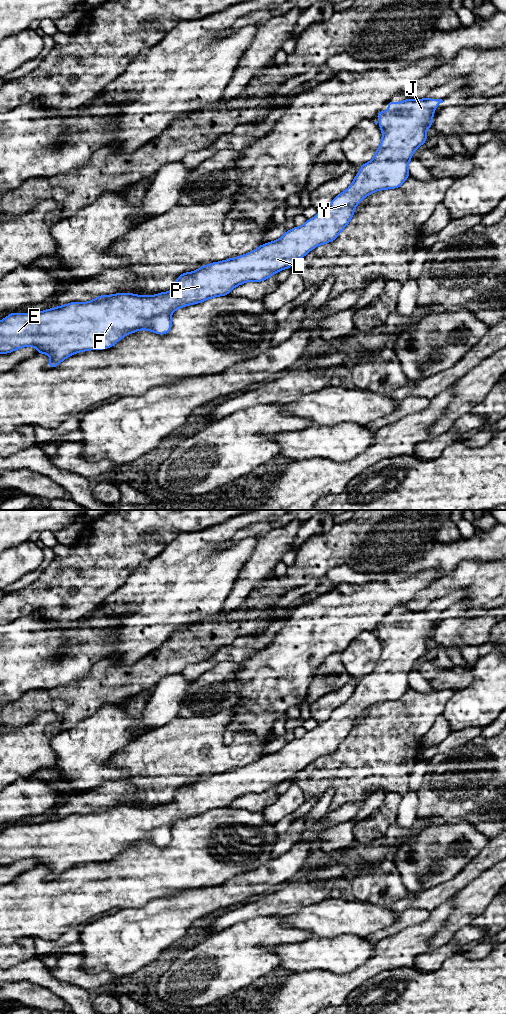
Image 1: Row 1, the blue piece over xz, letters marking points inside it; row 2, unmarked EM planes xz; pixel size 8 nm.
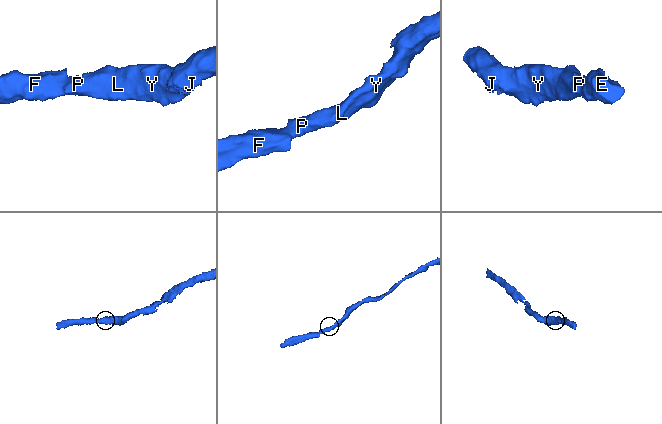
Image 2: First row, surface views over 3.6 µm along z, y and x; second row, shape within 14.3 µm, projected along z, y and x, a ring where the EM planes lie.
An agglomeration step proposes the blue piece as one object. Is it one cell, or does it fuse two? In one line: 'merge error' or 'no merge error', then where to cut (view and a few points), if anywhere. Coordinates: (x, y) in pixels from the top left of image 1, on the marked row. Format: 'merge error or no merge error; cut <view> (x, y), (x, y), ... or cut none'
no merge error; cut none

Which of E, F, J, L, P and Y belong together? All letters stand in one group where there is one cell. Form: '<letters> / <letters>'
E F J L P Y

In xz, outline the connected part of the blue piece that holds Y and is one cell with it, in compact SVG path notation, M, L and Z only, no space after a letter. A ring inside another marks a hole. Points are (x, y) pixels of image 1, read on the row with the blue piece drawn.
M430 98L405 99L404 101L401 101L401 102L388 101L386 104L389 107L389 110L388 111L379 111L375 117L375 118L380 119L381 124L378 125L377 122L374 120L375 124L382 130L382 139L381 139L380 145L378 146L372 160L370 162L367 162L367 163L363 164L362 166L360 166L360 170L355 175L355 178L354 178L353 182L350 184L350 186L345 191L343 191L342 193L340 193L339 195L334 197L333 200L331 201L330 205L326 209L319 211L316 216L314 216L311 219L308 219L302 226L300 226L300 227L295 226L291 230L286 231L283 234L283 236L280 237L279 239L274 240L272 242L268 242L266 244L262 244L258 248L256 248L255 250L251 250L247 254L237 256L235 258L226 259L226 260L223 260L220 262L212 262L208 265L200 266L200 268L198 270L195 270L192 272L186 272L184 274L178 275L177 280L174 282L173 288L169 292L161 292L161 293L158 293L158 294L155 294L152 296L136 295L133 293L117 293L117 294L111 294L111 295L96 296L94 300L90 300L88 302L75 302L74 301L74 302L71 302L71 303L68 303L68 304L65 304L62 306L57 306L55 308L50 308L50 309L43 310L40 312L10 313L8 316L6 316L3 320L0 321L0 354L11 353L22 347L36 347L37 348L36 354L43 353L43 354L48 355L51 358L51 361L49 362L47 367L54 368L54 367L58 366L63 360L68 358L69 356L72 356L79 352L84 352L84 351L89 351L89 350L108 349L108 348L114 346L124 336L126 336L128 334L132 334L139 330L147 330L147 331L151 331L156 334L159 334L159 335L167 334L170 332L171 327L172 327L172 322L171 322L172 313L174 311L178 310L179 308L186 307L186 306L193 305L193 304L202 303L205 300L212 299L217 296L219 296L219 297L226 296L230 293L231 290L233 290L235 287L237 287L243 283L251 282L251 281L255 281L255 282L265 281L266 279L272 277L275 273L277 273L281 270L284 270L287 268L292 268L293 264L296 261L303 258L305 255L307 255L311 250L313 250L317 246L324 245L326 243L334 241L338 237L338 235L341 233L341 231L344 230L344 228L349 224L351 218L354 215L355 207L362 201L362 199L364 197L367 197L367 196L371 195L372 193L377 192L379 190L396 189L396 188L400 187L406 181L406 179L410 176L409 171L408 171L408 164L411 161L411 157L412 157L414 151L427 141L426 132L429 127L433 126L432 120L434 117L434 115L433 115L434 111L436 109L436 107L440 103L443 103L443 102L444 101L442 99L430 99ZM397 108L404 109L404 110L413 110L414 114L413 115L402 114L396 110Z

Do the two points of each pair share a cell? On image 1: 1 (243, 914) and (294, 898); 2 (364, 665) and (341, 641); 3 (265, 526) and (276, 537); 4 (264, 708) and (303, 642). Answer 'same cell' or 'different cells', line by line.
1: same cell
2: different cells
3: different cells
4: same cell

